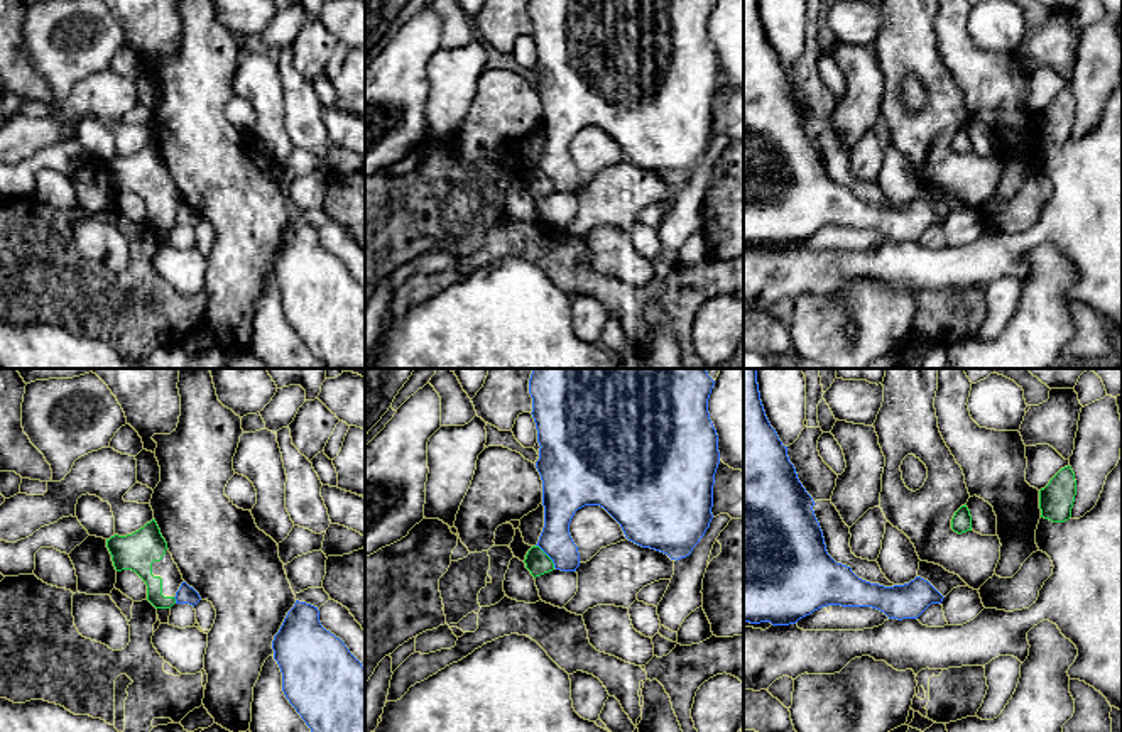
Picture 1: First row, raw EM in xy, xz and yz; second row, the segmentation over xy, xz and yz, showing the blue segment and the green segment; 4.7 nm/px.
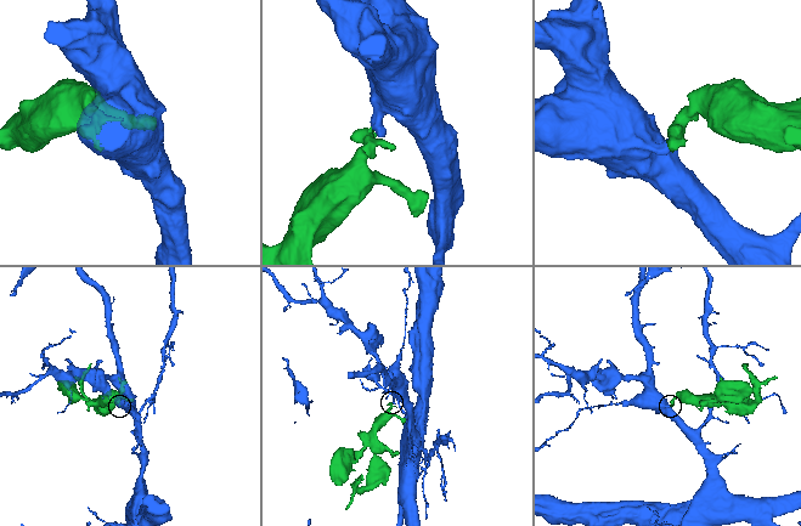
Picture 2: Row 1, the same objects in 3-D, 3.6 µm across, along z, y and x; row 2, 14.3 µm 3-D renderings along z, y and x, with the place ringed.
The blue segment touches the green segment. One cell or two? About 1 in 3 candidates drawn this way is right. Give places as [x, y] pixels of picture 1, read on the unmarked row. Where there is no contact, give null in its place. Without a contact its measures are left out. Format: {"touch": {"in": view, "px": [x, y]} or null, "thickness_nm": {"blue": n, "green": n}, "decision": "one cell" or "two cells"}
{"touch": {"in": "xz", "px": [548, 176]}, "thickness_nm": {"blue": 160, "green": 110}, "decision": "two cells"}

